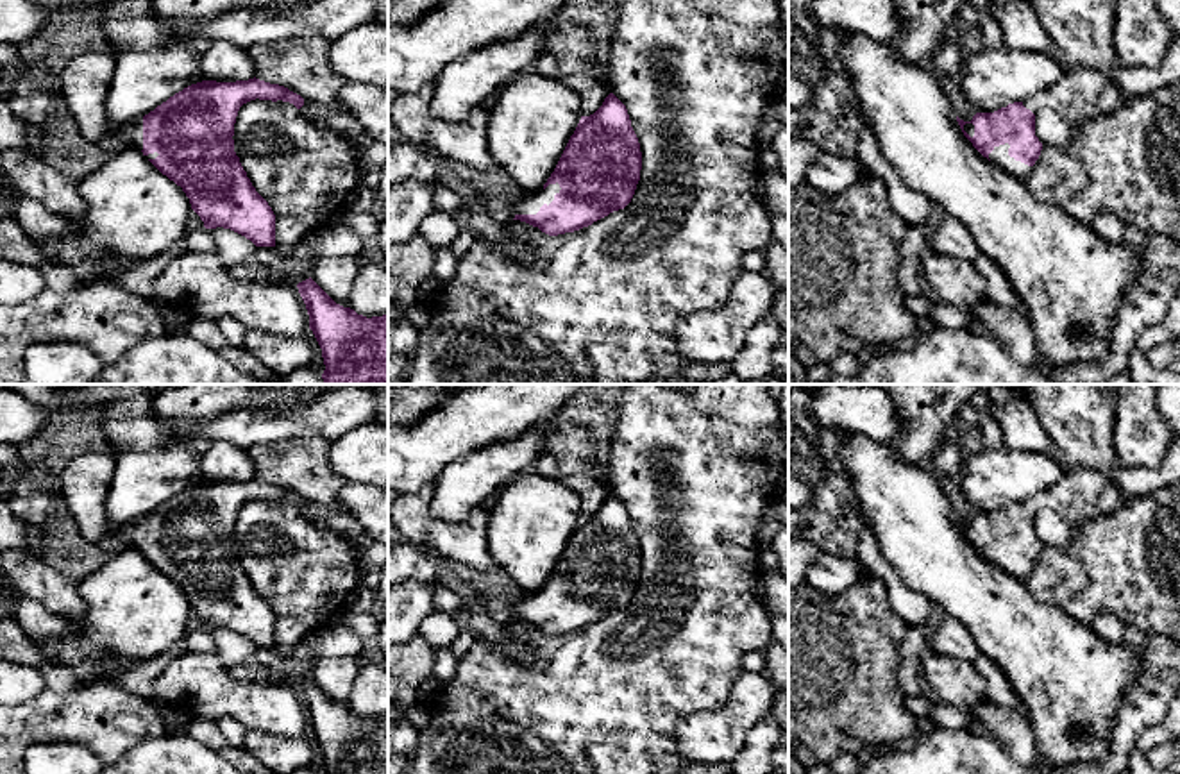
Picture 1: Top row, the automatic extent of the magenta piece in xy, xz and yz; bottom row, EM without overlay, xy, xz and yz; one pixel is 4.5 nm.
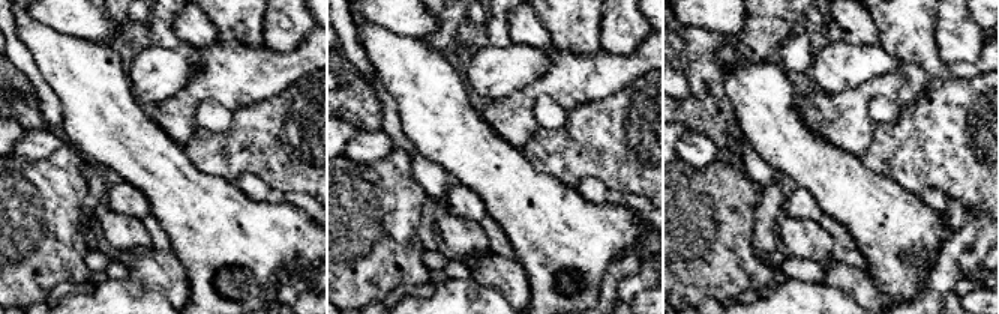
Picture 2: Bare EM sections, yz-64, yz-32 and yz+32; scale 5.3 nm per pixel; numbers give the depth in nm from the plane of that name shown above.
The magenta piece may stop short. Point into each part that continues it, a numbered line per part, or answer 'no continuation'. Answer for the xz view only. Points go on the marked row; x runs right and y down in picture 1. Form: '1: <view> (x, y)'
1: xz (528, 204)

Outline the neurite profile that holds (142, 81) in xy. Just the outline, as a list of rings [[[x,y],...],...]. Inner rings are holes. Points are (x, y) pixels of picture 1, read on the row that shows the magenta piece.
[[[190,46],[120,52],[105,100],[109,127],[125,130],[175,93],[202,80],[202,55]]]

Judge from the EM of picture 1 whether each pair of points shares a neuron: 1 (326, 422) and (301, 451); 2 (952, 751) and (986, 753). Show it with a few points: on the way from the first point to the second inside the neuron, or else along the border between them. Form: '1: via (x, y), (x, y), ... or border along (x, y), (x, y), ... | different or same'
1: border along (329, 440), (303, 437), (272, 442) | different
2: via (960, 755), (977, 755) | same

